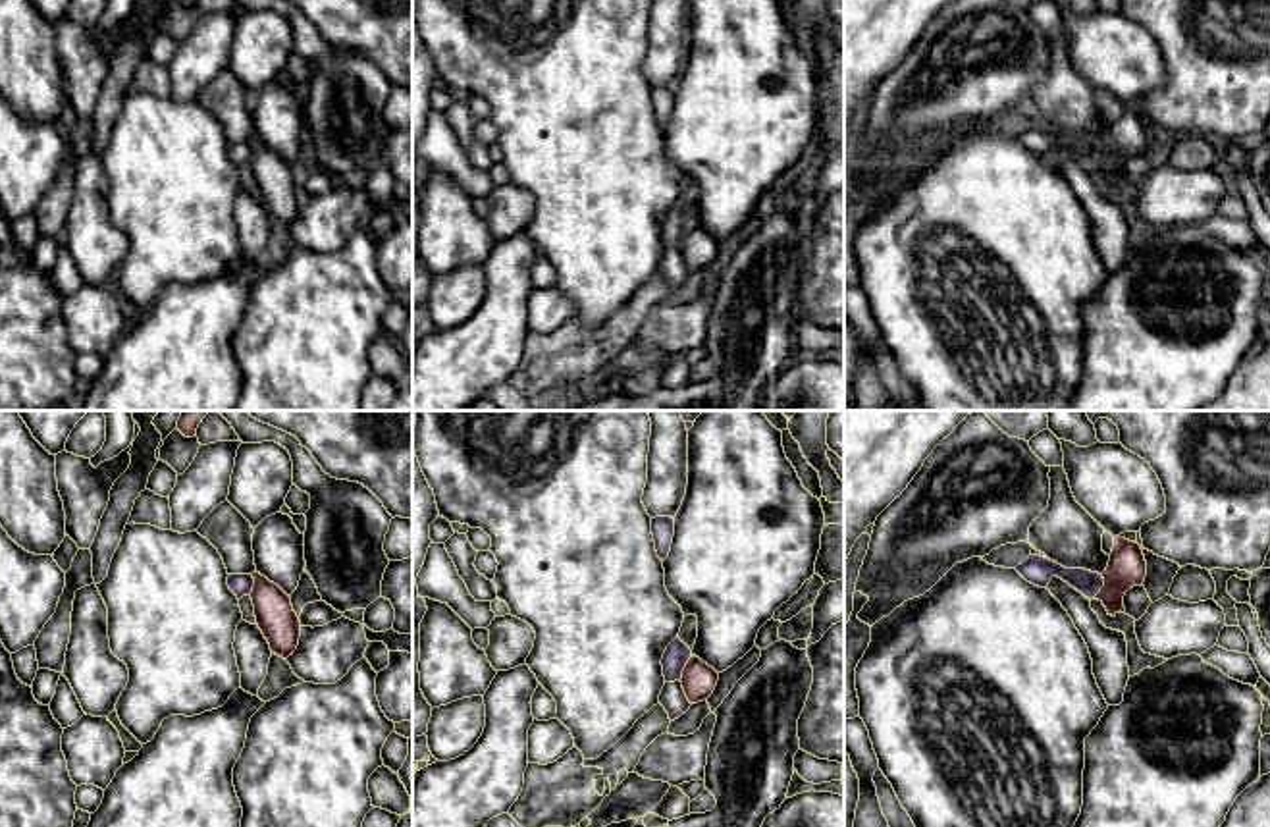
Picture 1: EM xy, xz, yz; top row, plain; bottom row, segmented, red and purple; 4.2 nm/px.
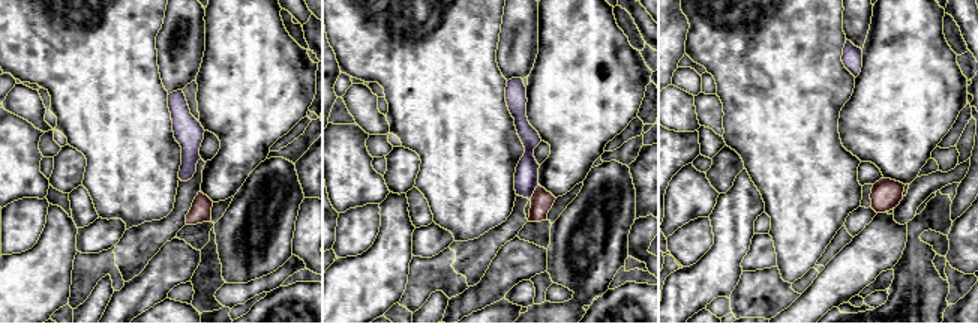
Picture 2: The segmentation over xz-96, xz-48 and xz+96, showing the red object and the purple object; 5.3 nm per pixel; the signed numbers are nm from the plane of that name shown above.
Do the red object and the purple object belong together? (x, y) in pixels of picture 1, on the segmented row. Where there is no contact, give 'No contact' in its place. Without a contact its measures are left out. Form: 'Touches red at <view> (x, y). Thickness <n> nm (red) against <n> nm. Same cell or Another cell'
Touches red at xz (685, 667). Thickness 140 nm (red) against 110 nm. Another cell

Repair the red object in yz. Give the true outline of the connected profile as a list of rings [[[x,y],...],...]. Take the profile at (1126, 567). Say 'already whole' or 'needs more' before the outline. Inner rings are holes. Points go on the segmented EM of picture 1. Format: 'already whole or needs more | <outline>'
already whole | [[[1116,536],[1106,571],[1104,586],[1095,596],[1108,615],[1125,613],[1124,596],[1129,588],[1141,586],[1147,576],[1147,561],[1139,544]]]

